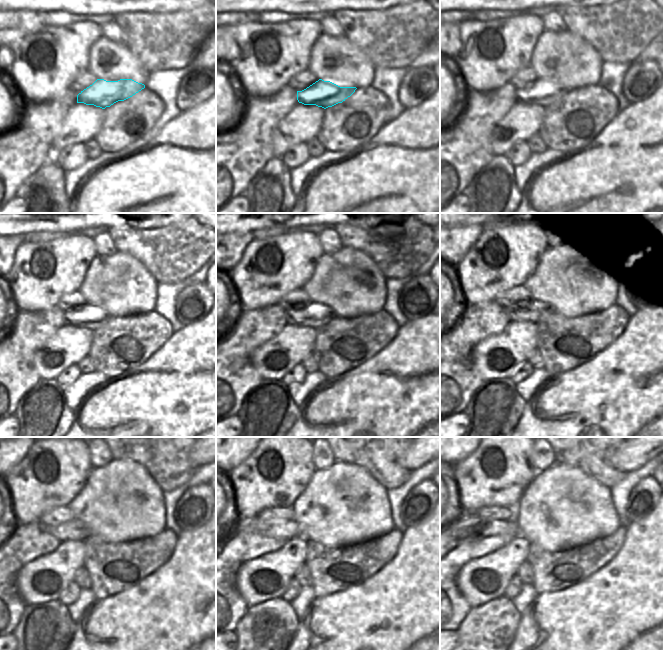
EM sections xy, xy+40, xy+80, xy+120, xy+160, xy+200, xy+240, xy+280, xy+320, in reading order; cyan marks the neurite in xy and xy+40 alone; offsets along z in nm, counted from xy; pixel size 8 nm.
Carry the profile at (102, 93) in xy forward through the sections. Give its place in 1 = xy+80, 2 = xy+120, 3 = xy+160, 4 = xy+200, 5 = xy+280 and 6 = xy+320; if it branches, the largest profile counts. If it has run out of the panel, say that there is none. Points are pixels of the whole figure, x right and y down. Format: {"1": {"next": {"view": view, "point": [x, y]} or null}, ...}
{"1": {"next": {"view": "xy+80", "point": [542, 92]}}, "2": {"next": {"view": "xy+120", "point": [89, 316]}}, "3": {"next": {"view": "xy+160", "point": [315, 315]}}, "4": {"next": {"view": "xy+200", "point": [531, 310]}}, "5": {"next": {"view": "xy+280", "point": [290, 529]}}, "6": {"next": {"view": "xy+320", "point": [461, 526]}}}

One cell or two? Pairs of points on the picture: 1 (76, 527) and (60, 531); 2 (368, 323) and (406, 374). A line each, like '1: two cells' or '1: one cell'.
1: one cell
2: two cells

